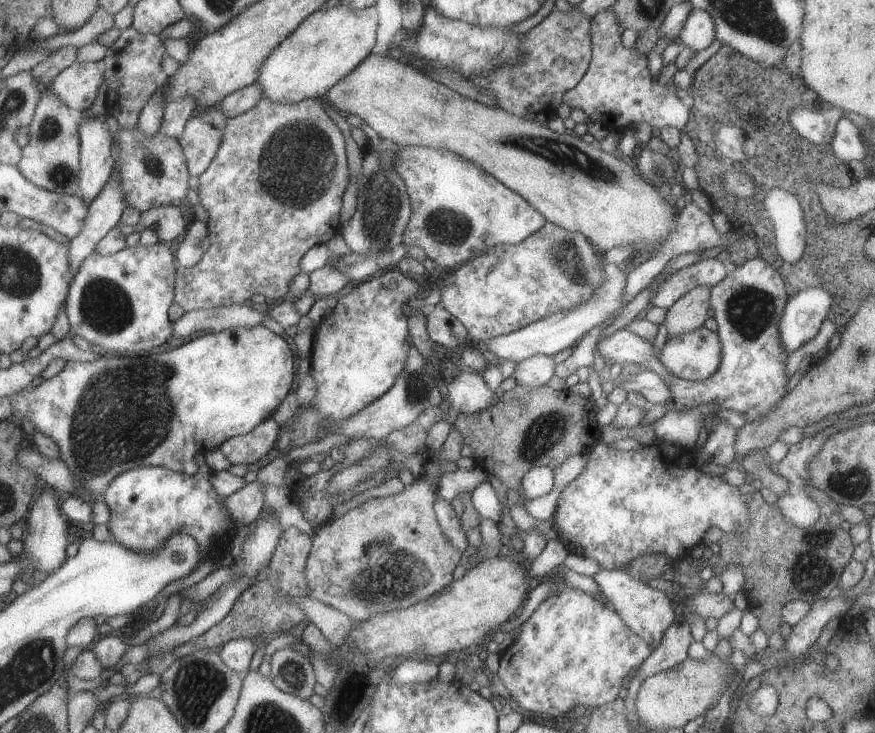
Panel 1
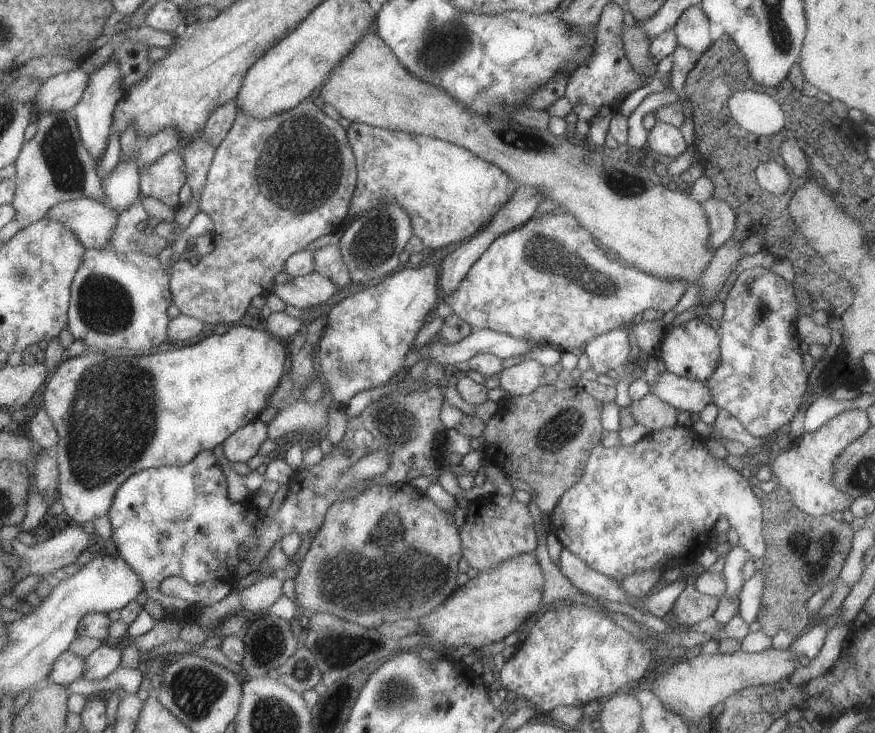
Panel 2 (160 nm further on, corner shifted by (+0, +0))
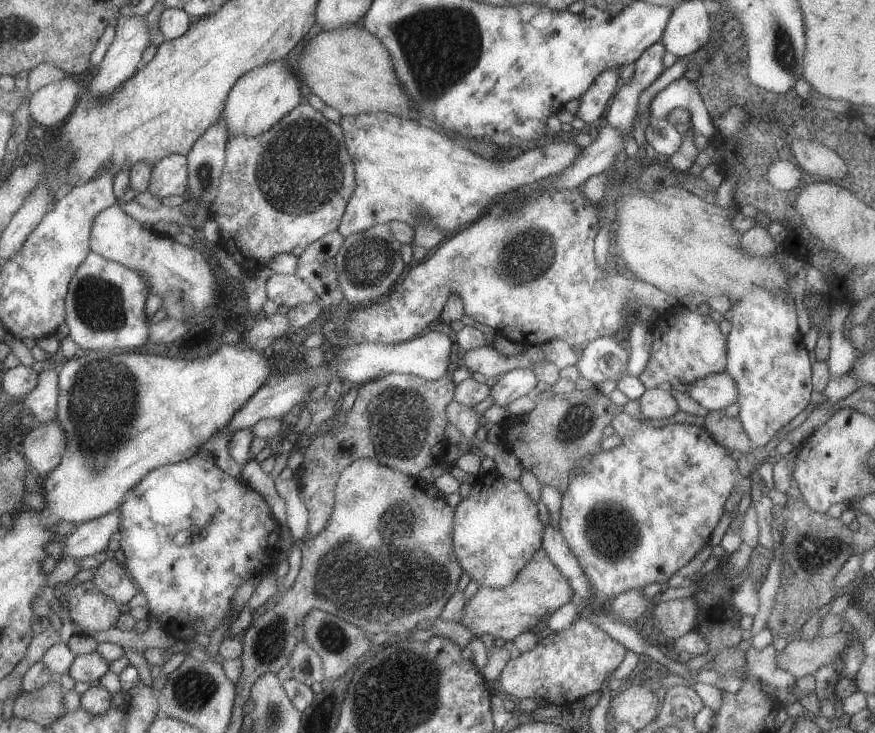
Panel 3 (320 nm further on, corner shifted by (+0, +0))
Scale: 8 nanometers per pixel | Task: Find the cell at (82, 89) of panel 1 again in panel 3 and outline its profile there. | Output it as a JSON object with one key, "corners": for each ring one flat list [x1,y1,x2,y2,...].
{"corners":[[69,78,52,82,36,90,29,98,31,123,43,128,59,126,77,104,77,84]]}

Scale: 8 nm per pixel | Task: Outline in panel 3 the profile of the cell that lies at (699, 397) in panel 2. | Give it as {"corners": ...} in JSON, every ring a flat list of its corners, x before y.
{"corners":[[725,371,705,376,700,380,693,380,687,386,685,393,707,411,723,409,732,404,737,396,735,384]]}

